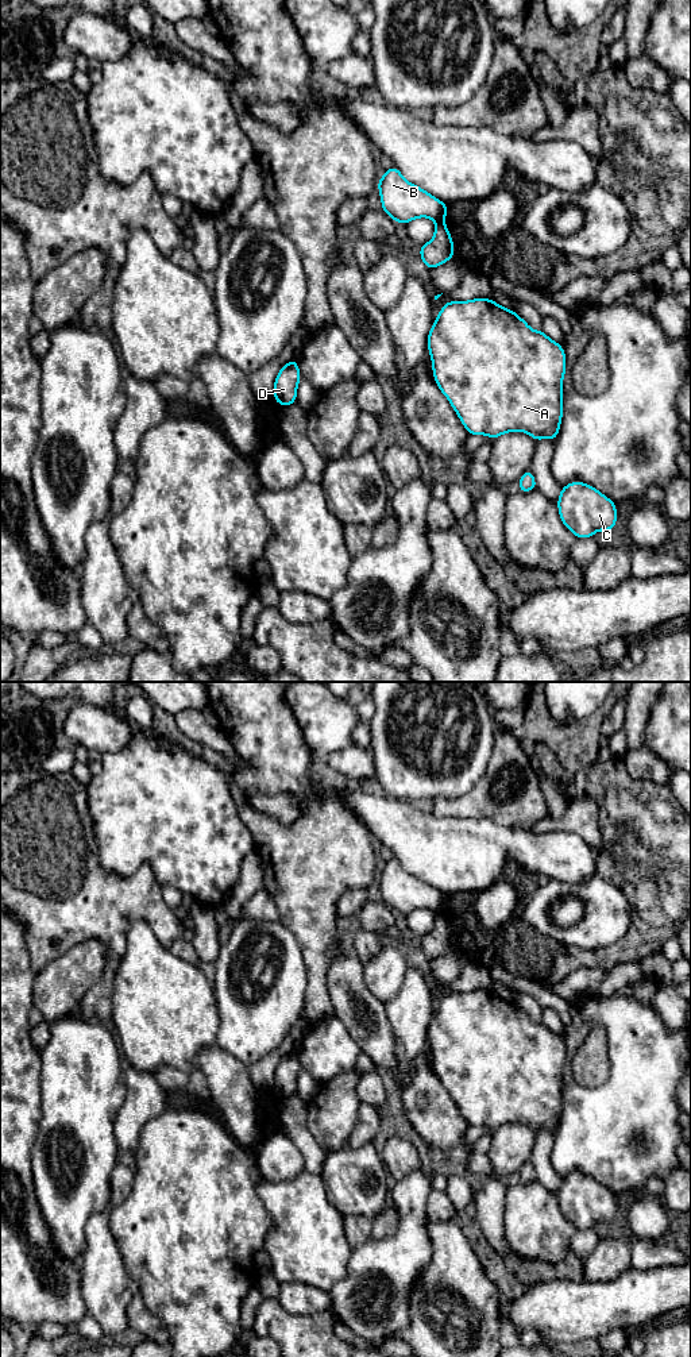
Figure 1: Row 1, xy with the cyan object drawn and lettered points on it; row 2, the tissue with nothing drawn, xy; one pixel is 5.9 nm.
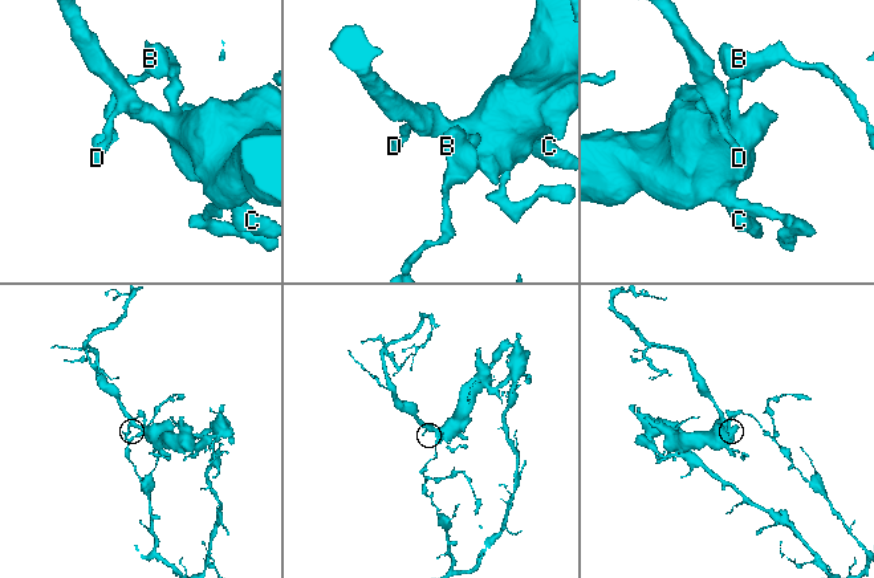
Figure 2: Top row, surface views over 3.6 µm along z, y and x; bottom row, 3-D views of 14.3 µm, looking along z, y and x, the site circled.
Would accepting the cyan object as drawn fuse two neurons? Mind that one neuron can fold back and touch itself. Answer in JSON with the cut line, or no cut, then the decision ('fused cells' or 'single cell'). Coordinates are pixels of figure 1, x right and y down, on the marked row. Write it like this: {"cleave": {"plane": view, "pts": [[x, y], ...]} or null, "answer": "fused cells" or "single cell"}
{"cleave": {"plane": "xy", "pts": [[443, 220], [436, 223]]}, "answer": "fused cells"}

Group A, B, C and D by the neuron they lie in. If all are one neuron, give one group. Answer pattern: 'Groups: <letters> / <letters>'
Groups: A C D / B

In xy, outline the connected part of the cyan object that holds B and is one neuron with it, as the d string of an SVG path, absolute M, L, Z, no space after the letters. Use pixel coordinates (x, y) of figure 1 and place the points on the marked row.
M395 166L385 171L378 181L378 189L382 211L397 223L408 224L417 217L429 217L436 223L445 221L448 205L408 182Z

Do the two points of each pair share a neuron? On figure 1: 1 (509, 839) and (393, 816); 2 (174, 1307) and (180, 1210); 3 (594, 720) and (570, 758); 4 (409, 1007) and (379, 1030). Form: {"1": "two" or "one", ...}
{"1": "one", "2": "one", "3": "one", "4": "two"}

